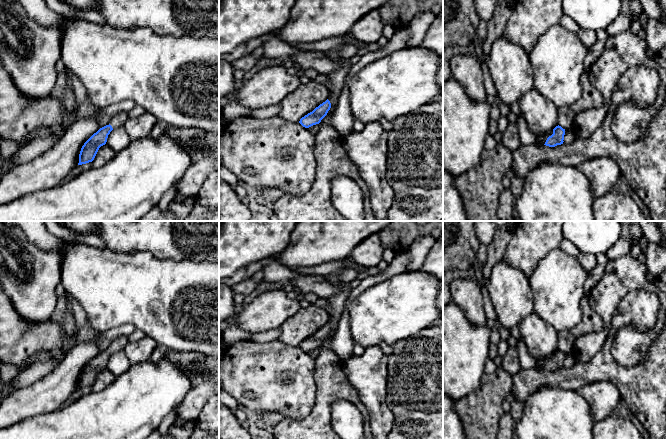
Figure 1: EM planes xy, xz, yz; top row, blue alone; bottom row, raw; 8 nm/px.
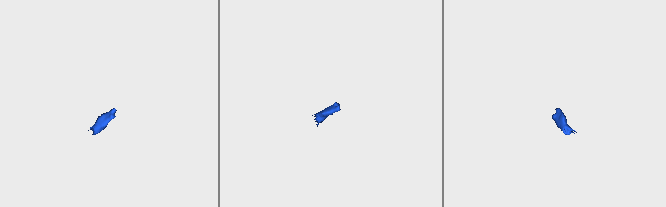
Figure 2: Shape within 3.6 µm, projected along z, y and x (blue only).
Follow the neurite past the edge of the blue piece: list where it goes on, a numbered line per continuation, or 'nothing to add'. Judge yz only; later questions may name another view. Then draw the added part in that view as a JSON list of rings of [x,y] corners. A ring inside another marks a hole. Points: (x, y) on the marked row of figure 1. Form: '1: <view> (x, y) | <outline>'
1: yz (542, 138) | [[[550,130],[550,131],[548,131],[547,133],[541,135],[541,136],[538,138],[538,140],[540,141],[541,144],[544,145],[545,142],[546,142],[546,140],[547,140],[547,138],[548,138],[549,136],[551,136],[552,134],[553,134],[553,130]]]

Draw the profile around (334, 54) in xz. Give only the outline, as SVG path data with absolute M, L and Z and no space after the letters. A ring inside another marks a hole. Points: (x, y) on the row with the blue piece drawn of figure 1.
M348 32L346 35L343 36L343 38L344 38L344 42L340 46L338 46L337 48L331 49L329 51L323 52L324 56L333 61L337 61L341 59L342 58L340 56L341 48L343 46L350 45L355 42L355 39L353 38L351 32Z

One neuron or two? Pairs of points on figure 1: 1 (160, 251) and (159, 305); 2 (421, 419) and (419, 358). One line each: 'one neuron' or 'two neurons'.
1: two neurons
2: one neuron

